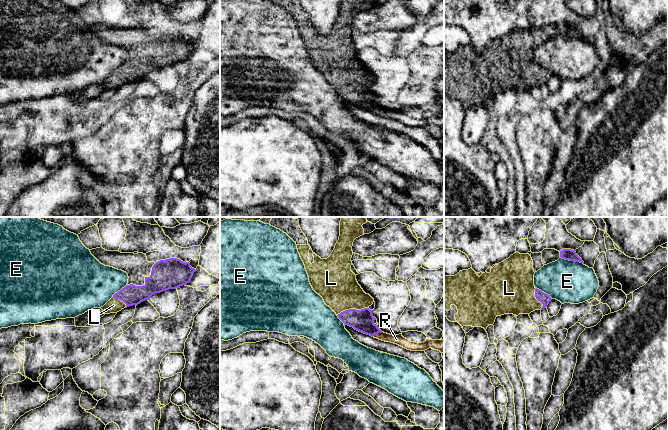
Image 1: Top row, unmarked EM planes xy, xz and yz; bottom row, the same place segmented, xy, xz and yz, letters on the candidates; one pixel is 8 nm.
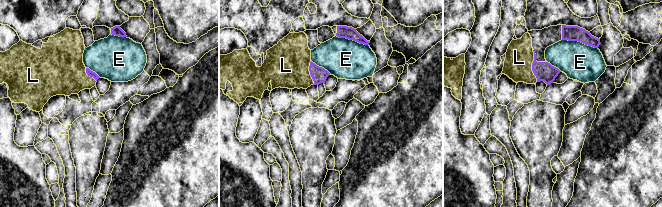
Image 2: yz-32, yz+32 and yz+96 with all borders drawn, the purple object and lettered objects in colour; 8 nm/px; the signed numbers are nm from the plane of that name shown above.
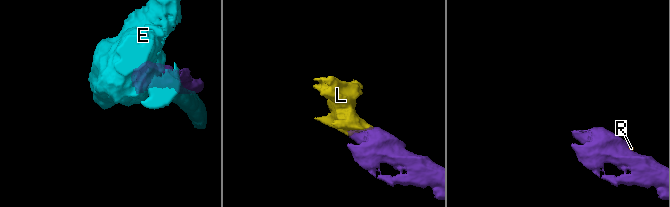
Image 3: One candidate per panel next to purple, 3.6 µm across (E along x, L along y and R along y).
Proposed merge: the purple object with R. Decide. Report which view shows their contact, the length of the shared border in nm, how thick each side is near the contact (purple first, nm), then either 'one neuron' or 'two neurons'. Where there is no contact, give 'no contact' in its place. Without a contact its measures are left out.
meets purple in xz; contact 90 nm long; 180 nm thick on the purple side, 80 nm on the other; two neurons

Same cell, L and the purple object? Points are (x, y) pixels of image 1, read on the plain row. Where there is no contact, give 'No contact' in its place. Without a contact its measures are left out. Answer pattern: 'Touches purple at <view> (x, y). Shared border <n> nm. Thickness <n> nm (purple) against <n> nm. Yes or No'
Touches purple at xz (352, 85). Shared border 260 nm. Thickness 180 nm (purple) against 320 nm. Yes

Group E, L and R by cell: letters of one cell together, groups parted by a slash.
E / L / R

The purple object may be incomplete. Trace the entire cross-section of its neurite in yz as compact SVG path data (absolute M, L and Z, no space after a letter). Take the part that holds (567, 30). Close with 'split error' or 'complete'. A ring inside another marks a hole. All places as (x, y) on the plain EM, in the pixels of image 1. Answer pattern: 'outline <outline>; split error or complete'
outline M563 25L560 27L560 33L565 36L569 37L575 37L575 38L580 38L583 39L582 35L576 30L574 26L571 25Z; complete

